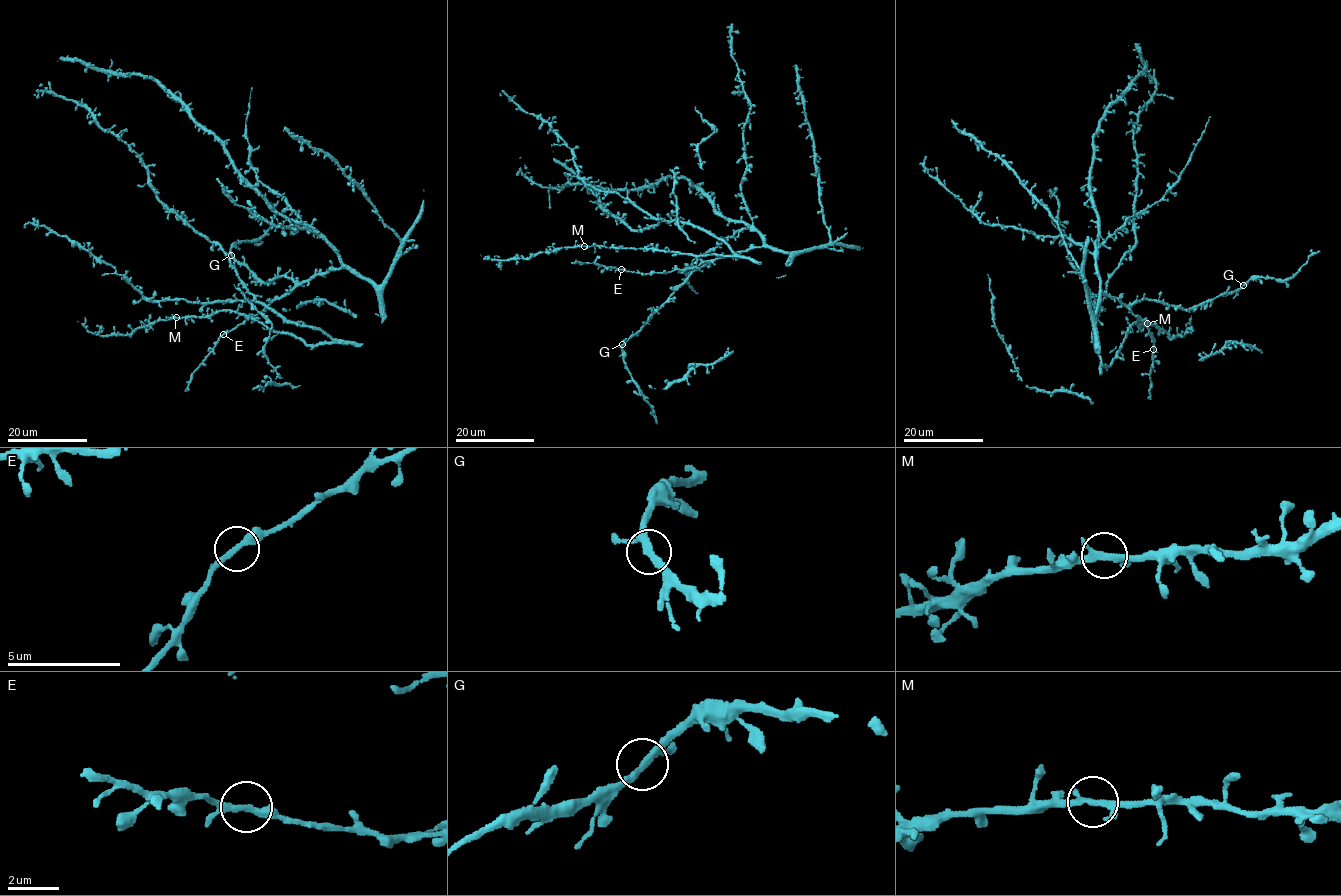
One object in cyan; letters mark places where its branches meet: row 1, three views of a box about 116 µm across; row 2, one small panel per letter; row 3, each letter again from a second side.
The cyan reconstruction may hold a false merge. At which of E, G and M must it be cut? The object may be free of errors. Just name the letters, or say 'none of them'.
none of them

